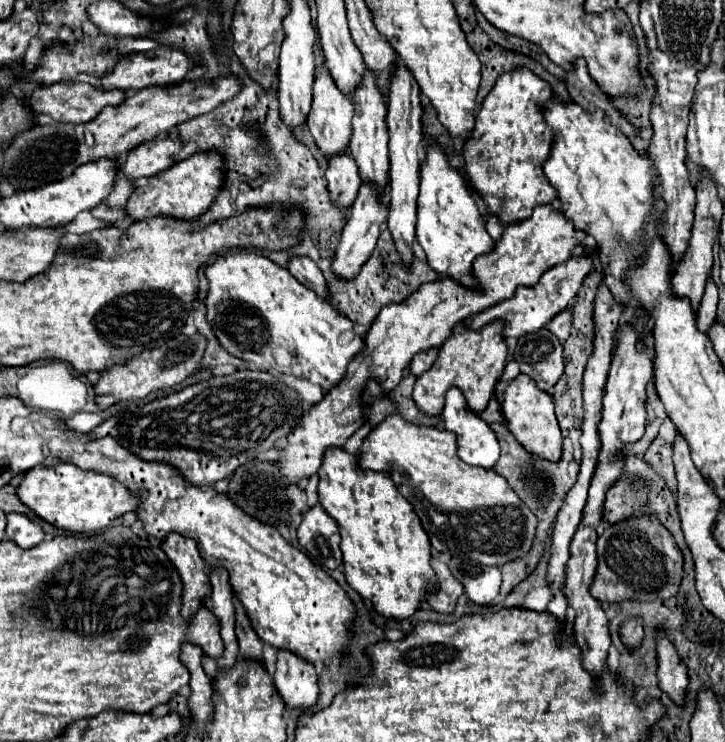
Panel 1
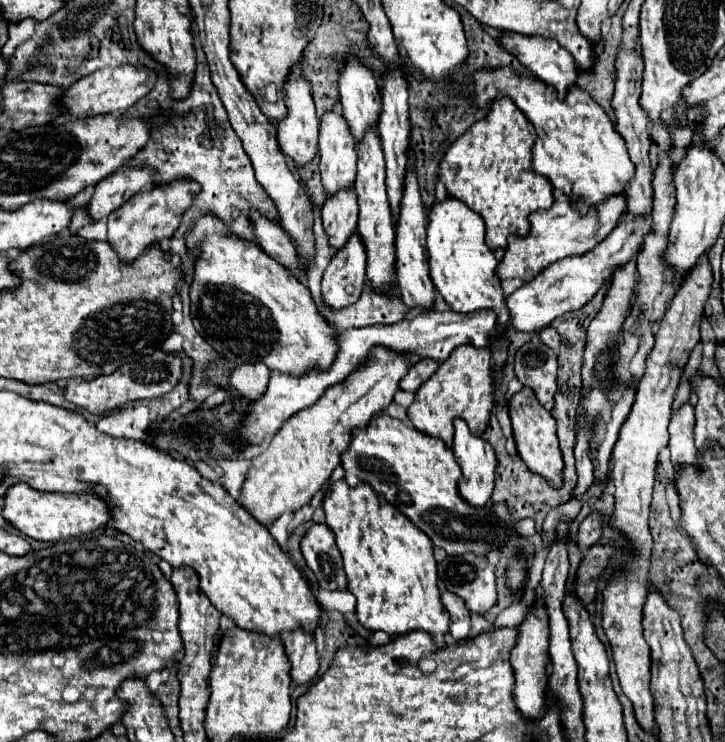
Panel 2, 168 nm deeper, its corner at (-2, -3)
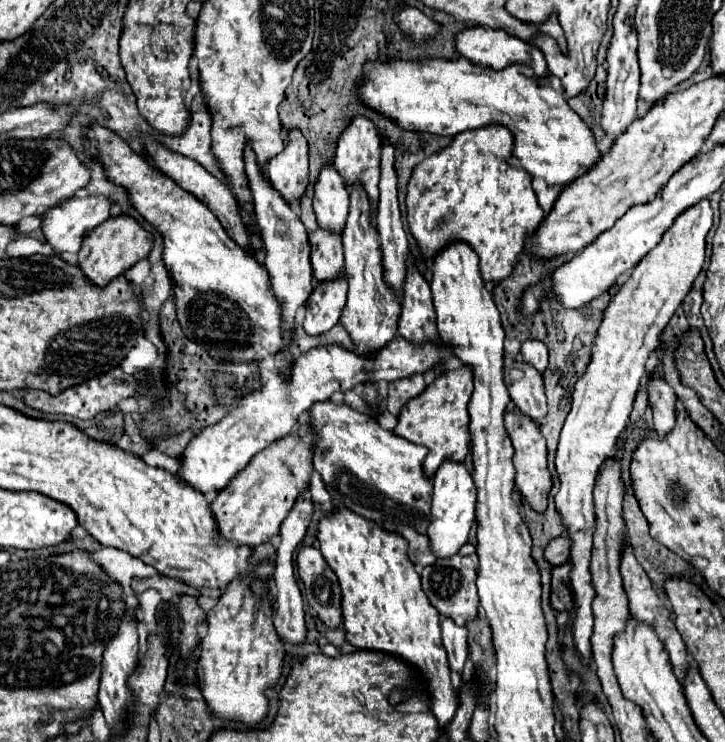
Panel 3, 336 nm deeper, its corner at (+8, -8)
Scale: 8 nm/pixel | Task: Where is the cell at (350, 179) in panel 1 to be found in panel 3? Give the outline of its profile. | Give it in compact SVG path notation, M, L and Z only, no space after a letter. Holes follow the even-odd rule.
M317 228L309 232L311 242L311 266L319 282L331 280L343 272L343 246L341 236Z

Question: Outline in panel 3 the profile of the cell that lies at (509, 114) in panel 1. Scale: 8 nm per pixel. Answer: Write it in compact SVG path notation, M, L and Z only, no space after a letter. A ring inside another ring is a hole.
M489 124L479 130L457 134L449 148L435 152L435 156L429 156L415 166L407 188L407 222L421 246L423 258L433 258L449 242L463 240L479 254L479 268L485 282L499 282L511 274L517 256L525 246L525 236L531 234L545 216L531 186L531 176L525 170L515 170L507 164L513 144L515 140L513 134L509 134L509 128Z

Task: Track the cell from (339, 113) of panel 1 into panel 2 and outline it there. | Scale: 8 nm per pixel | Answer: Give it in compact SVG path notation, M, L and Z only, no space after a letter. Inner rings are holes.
M335 111L323 115L319 127L319 157L321 157L321 183L327 195L341 189L351 189L355 183L355 141L349 135L347 121Z

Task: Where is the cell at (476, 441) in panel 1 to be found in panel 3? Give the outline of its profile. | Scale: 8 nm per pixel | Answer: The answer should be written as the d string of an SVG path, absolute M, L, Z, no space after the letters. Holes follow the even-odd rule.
M443 460L443 464L433 476L433 486L435 490L433 490L433 504L431 504L431 524L427 528L427 536L431 540L431 548L435 550L437 558L453 556L467 542L469 530L475 522L477 488L473 484L467 466L455 460Z

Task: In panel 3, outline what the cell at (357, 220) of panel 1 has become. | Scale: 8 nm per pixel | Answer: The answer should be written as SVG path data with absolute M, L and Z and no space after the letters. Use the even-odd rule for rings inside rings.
M337 276L337 280L325 280L325 284L317 284L307 300L305 314L305 330L309 334L323 334L331 330L345 308L347 300L347 284L345 276Z

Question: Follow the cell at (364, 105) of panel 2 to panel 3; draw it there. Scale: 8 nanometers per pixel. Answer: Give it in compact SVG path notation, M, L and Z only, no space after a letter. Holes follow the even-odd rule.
M355 116L349 126L345 128L345 132L339 136L337 142L337 152L333 158L333 166L339 170L339 174L343 176L345 184L351 186L353 180L361 182L371 198L371 208L377 208L377 198L379 198L379 152L381 152L381 138L379 132L375 128L375 124L371 124L371 120L367 116Z

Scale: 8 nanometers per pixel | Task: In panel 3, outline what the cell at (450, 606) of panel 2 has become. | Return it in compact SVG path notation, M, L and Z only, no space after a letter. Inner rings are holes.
M441 616L441 632L451 670L463 672L463 664L467 658L467 636L469 636L467 628L453 624L453 620L449 620L447 616Z

